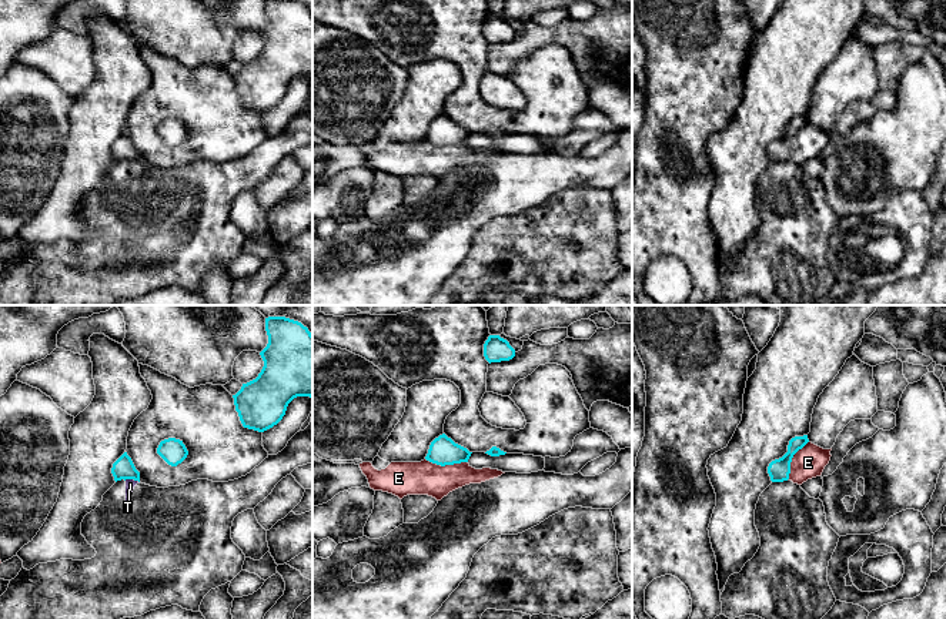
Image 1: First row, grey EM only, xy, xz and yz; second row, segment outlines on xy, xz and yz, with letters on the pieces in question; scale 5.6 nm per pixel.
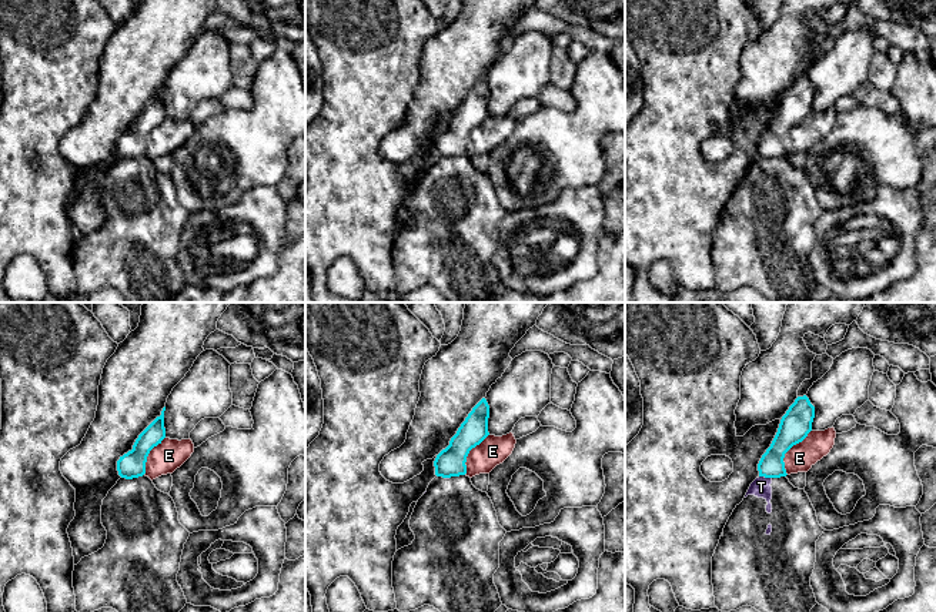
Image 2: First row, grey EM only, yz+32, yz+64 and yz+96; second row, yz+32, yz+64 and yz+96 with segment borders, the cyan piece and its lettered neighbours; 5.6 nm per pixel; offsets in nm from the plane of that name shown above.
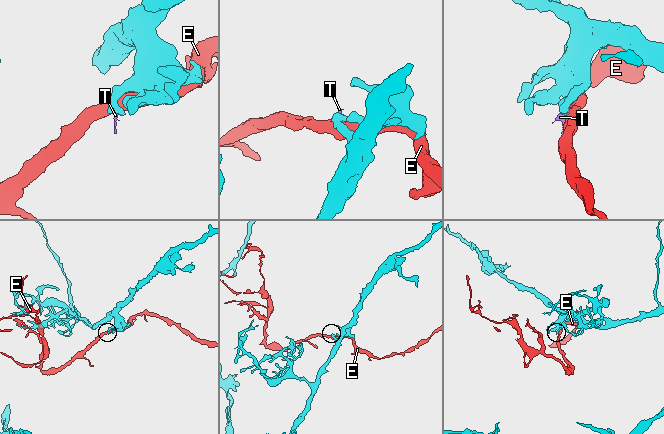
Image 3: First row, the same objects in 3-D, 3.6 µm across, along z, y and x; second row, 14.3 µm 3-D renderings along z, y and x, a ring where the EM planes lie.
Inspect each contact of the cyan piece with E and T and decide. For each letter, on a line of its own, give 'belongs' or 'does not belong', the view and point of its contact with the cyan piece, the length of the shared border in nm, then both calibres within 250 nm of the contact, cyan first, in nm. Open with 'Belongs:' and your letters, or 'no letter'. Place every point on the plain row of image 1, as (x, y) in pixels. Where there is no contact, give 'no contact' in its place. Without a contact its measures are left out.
Belongs: no letter
E: does not belong; meets cyan in xz at (447, 144); contact 240 nm long; 160 nm thick on the cyan side, 190 nm on the other
T: does not belong; meets cyan in xy at (131, 159); contact 90 nm long; 120 nm thick on the cyan side, 60 nm on the other

